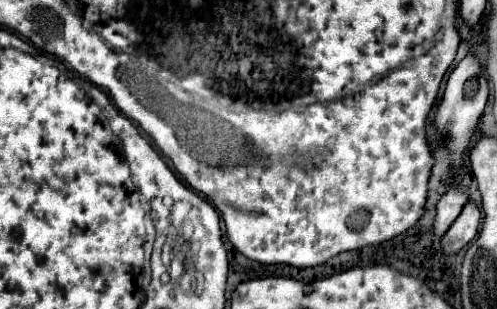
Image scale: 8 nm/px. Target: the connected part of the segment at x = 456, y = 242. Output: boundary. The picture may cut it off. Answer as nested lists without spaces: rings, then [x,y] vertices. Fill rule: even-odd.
[[[466,203],[458,219],[452,223],[452,227],[442,237],[442,253],[444,255],[456,255],[462,247],[466,247],[478,233],[480,225],[480,211],[476,203]]]

